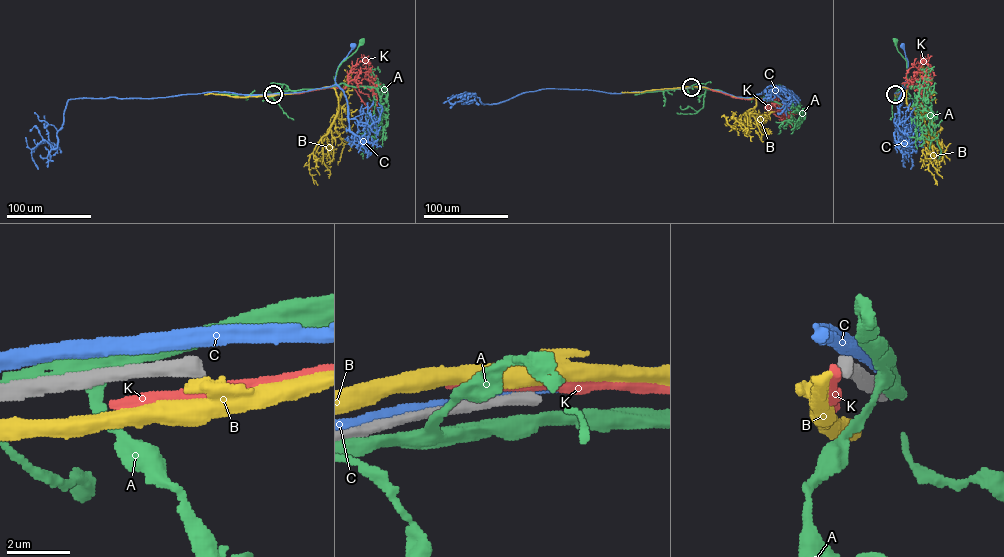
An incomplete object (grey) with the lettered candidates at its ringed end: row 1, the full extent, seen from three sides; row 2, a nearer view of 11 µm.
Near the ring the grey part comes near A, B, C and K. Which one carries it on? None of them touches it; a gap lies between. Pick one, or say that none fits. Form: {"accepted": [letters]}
{"accepted": []}

